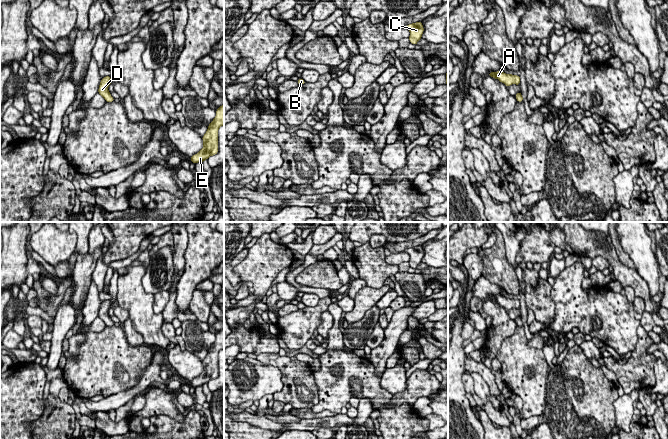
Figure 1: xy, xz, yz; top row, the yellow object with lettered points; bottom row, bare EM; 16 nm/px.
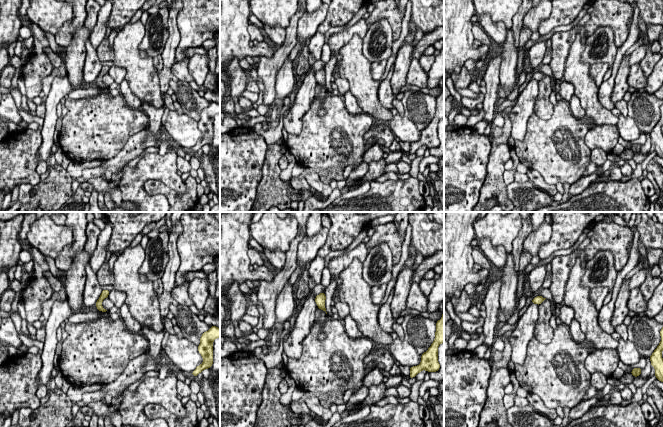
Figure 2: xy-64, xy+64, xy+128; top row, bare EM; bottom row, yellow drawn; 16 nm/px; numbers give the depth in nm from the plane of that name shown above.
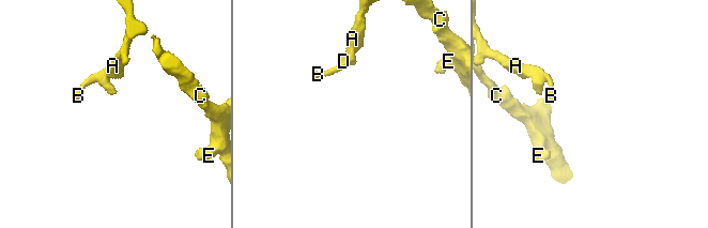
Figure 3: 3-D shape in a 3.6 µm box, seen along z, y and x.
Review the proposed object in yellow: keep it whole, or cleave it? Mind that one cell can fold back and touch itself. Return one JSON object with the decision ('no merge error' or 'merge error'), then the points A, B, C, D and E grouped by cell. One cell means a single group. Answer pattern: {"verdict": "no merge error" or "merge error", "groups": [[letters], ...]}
{"verdict": "no merge error", "groups": [["A", "B", "C", "D", "E"]]}

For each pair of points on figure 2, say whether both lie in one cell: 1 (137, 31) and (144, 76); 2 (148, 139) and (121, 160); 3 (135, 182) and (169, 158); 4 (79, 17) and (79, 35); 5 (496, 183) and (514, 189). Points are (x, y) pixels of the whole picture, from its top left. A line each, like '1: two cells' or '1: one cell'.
1: one cell
2: one cell
3: one cell
4: two cells
5: two cells

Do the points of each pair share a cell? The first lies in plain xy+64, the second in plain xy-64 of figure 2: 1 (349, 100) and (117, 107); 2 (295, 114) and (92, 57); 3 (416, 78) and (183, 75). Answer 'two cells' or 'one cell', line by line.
1: two cells
2: one cell
3: two cells

